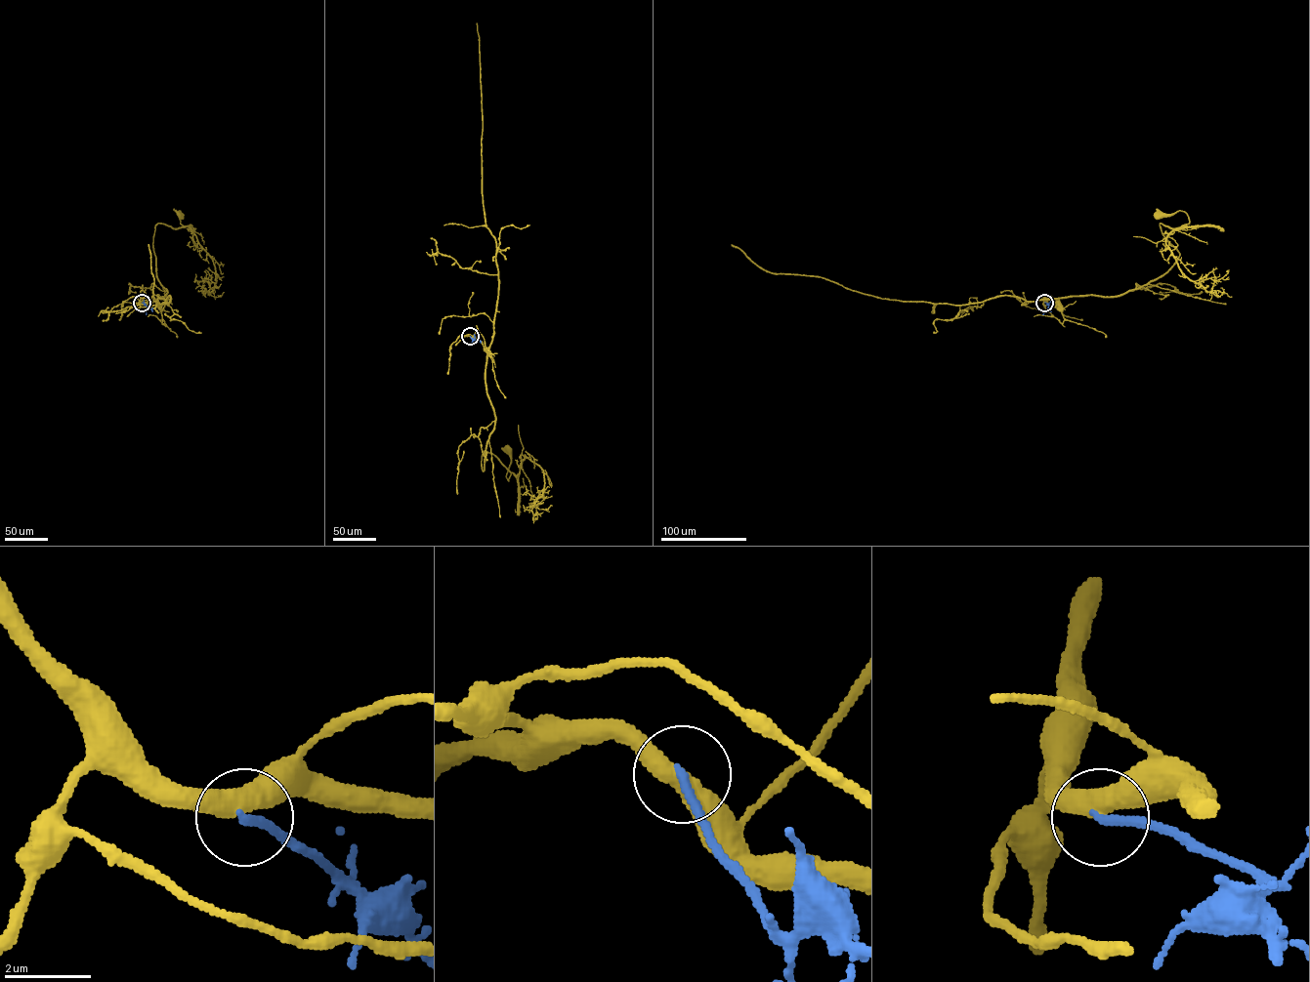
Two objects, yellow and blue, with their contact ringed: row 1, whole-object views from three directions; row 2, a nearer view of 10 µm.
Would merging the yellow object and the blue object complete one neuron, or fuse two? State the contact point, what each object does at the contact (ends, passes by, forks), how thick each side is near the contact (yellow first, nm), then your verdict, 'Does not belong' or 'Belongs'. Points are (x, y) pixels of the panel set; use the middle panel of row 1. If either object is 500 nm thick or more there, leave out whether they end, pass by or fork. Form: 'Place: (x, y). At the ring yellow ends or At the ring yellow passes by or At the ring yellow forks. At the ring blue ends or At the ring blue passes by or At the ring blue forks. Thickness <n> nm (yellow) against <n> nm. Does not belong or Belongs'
Place: (470, 336). At the ring yellow passes by. At the ring blue ends. Thickness 460 nm (yellow) against 240 nm. Does not belong

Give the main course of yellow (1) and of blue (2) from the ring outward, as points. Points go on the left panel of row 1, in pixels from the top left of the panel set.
1: (142, 302), (167, 293), (157, 277), (153, 237), (158, 224), (182, 227), (179, 211), (181, 216)
2: (142, 303), (147, 306), (146, 314)

